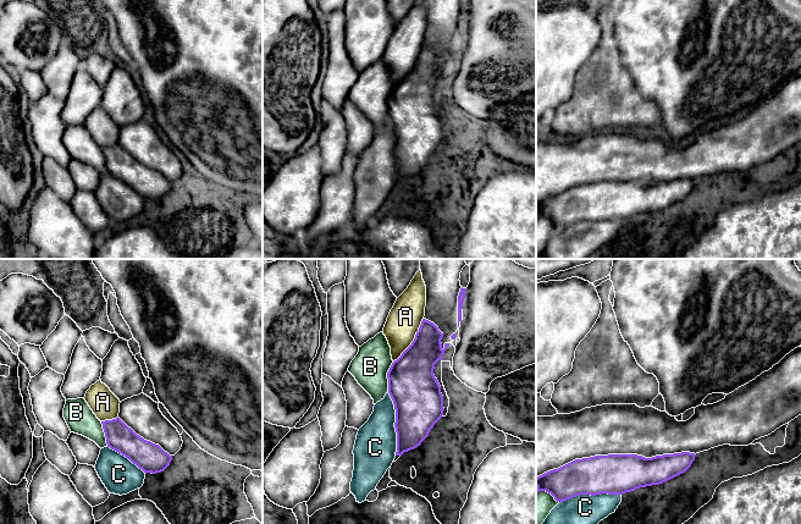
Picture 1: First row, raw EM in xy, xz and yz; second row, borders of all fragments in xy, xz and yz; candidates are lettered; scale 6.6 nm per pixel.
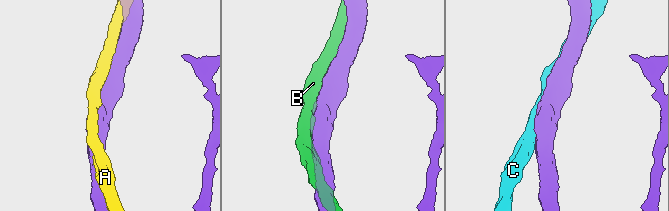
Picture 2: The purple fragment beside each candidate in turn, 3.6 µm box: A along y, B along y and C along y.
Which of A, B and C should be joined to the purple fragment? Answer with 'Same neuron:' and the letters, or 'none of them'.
Same neuron: none of them

